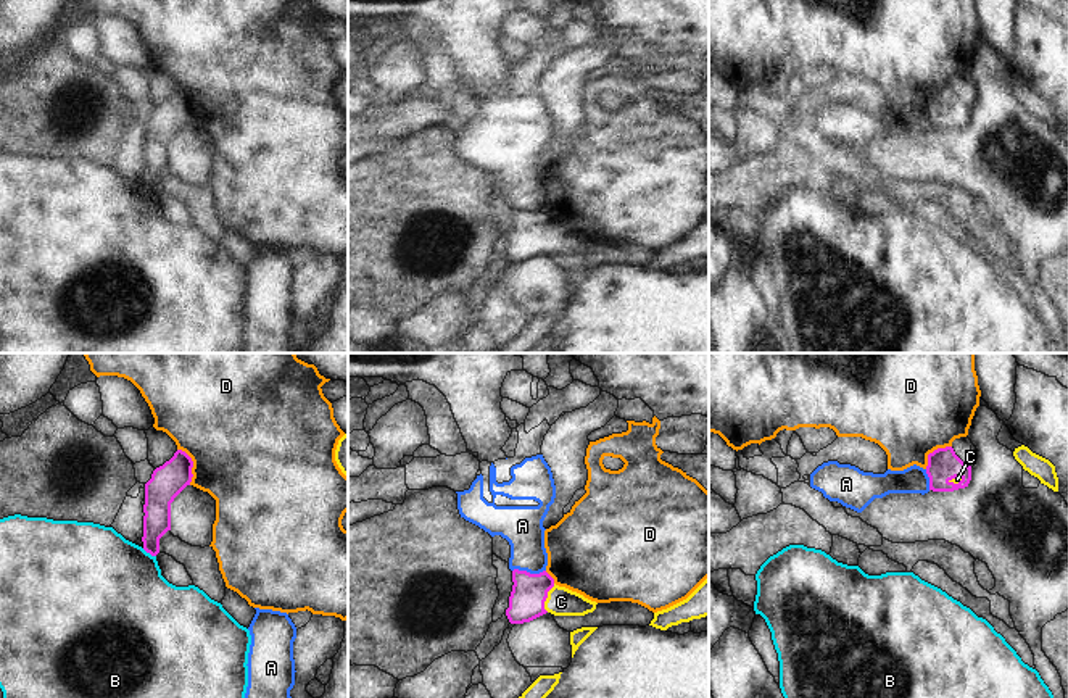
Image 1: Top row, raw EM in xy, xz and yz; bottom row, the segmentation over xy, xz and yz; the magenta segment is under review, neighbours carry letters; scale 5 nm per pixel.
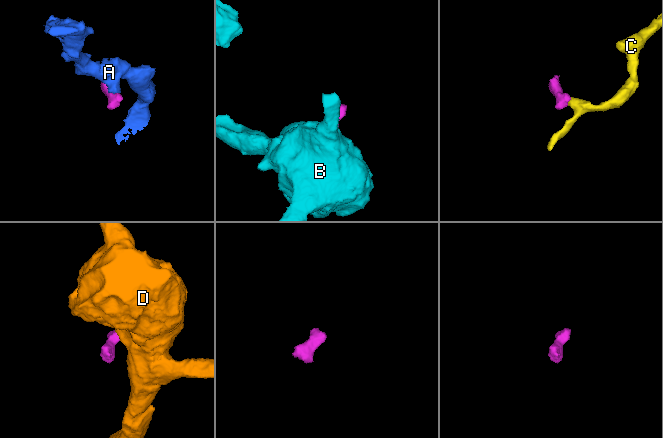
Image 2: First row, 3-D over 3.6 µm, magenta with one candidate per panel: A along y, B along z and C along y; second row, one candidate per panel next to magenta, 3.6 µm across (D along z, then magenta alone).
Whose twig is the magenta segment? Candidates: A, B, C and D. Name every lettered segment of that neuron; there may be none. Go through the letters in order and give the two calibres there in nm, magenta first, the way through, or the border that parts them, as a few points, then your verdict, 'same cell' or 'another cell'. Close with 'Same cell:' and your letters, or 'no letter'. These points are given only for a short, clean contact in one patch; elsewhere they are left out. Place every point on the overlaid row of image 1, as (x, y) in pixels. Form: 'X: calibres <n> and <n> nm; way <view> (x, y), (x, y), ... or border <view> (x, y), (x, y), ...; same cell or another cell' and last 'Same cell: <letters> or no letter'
A: calibres 180 and 200 nm; border xz (513, 569), (545, 571); another cell
B: calibres 140 and 480 nm; border xy (142, 548), (155, 556); another cell
C: calibres 180 and 140 nm; way xz (529, 594), (546, 597), (561, 602); same cell
D: calibres 170 and 480 nm; border xy (178, 448), (192, 461), (190, 484); another cell
Same cell: C

